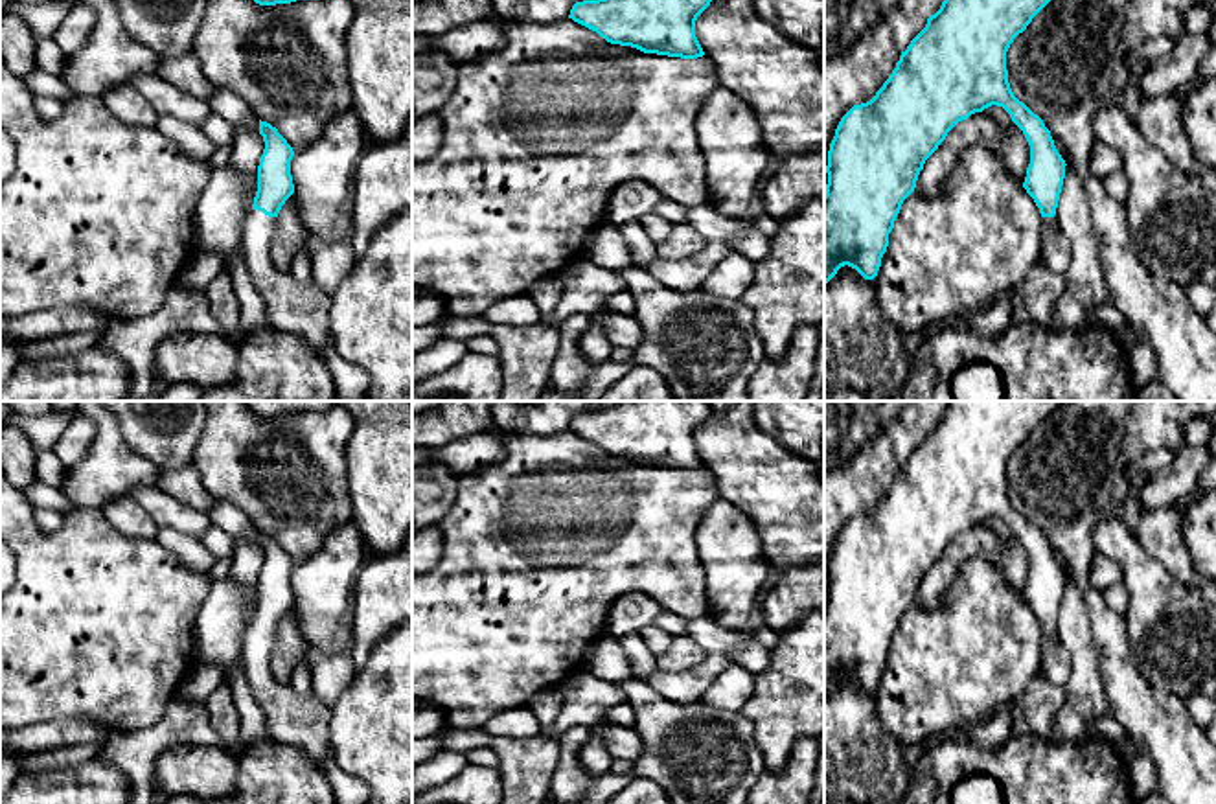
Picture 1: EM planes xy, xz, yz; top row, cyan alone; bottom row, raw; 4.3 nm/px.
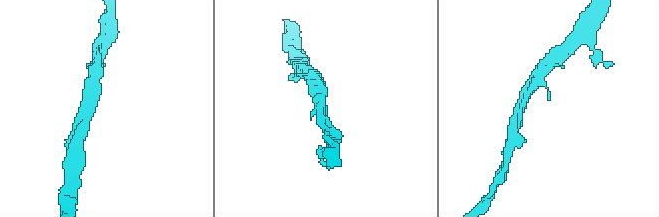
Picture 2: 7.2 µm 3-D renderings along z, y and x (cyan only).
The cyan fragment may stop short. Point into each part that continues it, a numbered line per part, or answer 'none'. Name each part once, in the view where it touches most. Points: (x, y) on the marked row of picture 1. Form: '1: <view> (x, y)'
1: xy (302, 310)

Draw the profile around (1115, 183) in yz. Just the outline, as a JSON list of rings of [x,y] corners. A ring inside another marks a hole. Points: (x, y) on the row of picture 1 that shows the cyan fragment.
[[[1113,171],[1102,178],[1102,184],[1109,191],[1109,195],[1124,204],[1128,199],[1128,177],[1122,171]]]

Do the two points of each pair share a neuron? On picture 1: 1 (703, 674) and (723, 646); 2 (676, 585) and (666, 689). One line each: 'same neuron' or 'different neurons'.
1: same neuron
2: different neurons

